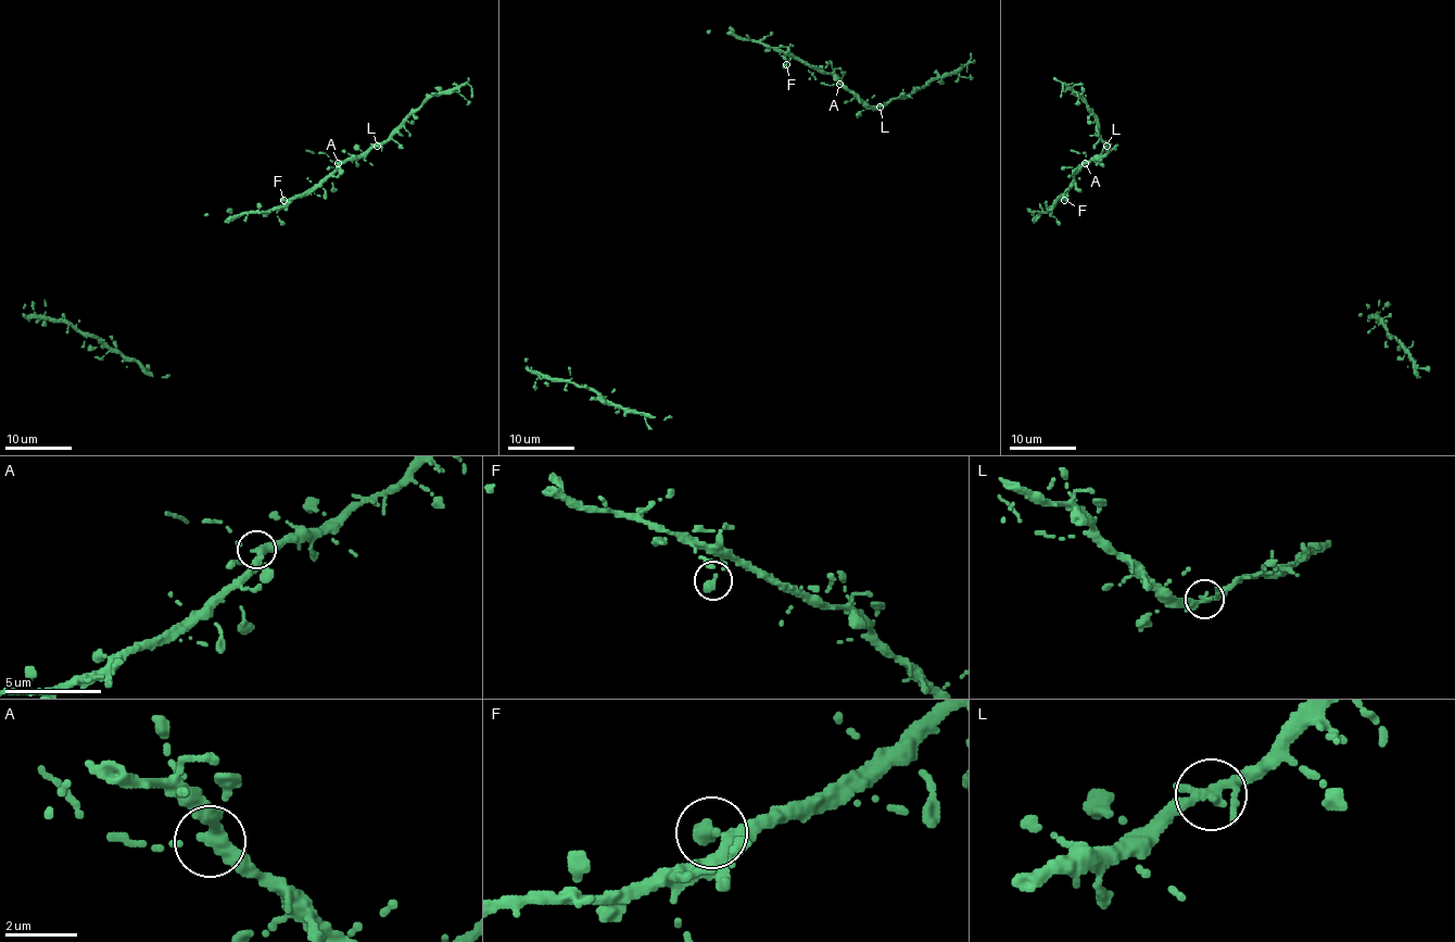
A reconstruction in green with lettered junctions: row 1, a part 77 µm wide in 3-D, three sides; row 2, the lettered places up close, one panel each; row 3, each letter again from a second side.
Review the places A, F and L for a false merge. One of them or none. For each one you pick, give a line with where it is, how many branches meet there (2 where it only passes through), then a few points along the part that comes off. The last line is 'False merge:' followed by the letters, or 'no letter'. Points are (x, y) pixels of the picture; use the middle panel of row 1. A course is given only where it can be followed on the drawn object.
False merge: no letter

